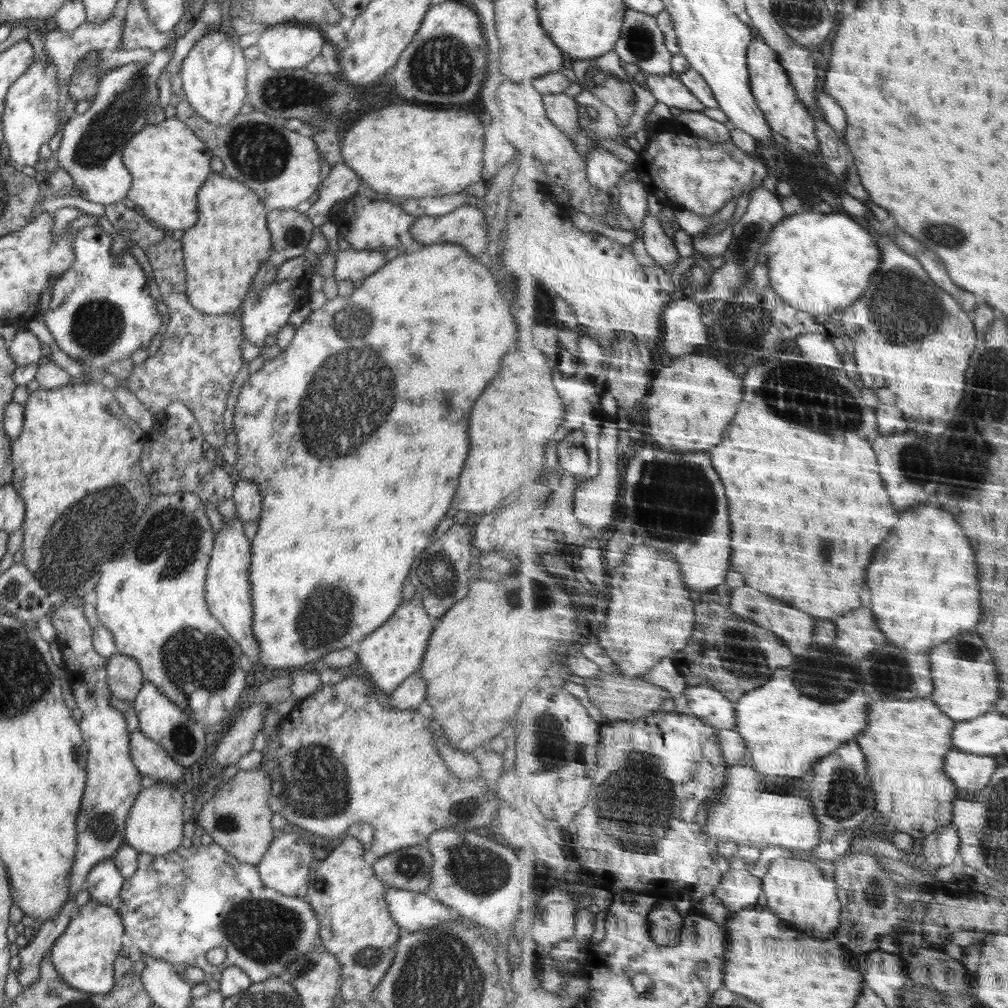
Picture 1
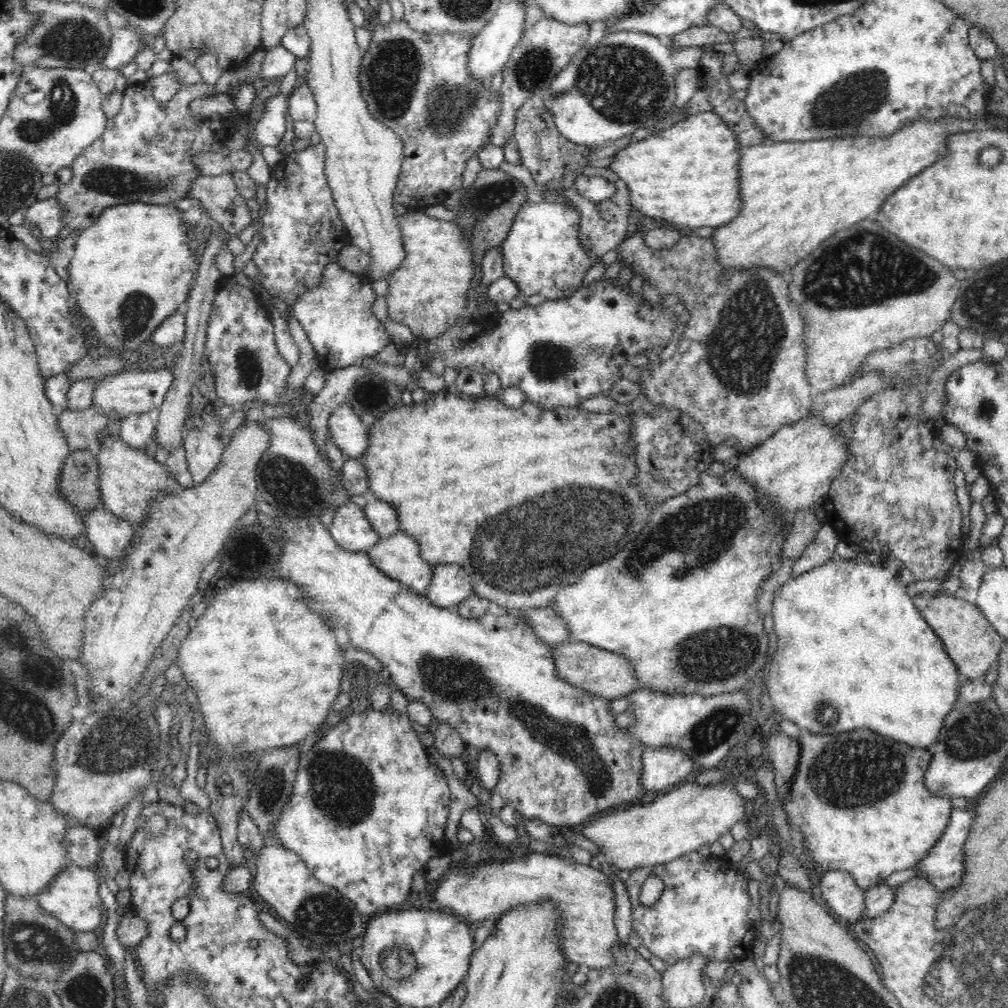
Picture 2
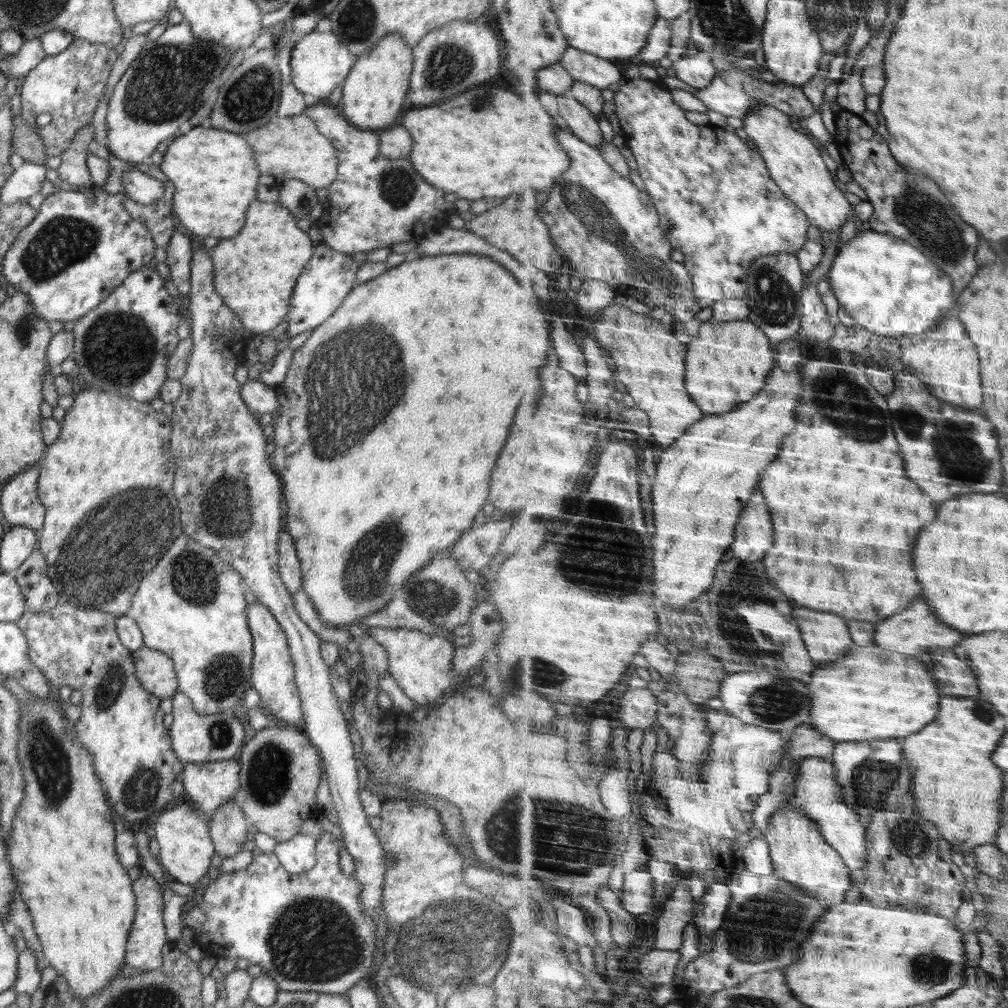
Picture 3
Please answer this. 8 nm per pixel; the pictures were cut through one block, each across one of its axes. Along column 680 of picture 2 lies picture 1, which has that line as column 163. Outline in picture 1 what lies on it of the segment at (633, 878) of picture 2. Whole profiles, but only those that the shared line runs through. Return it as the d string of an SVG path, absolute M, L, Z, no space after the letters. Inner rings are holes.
M194 843L191 847L180 846L173 853L165 854L164 856L156 856L150 853L138 853L137 869L132 876L124 879L122 888L115 902L117 911L120 913L125 934L130 936L133 948L140 950L142 953L158 957L159 959L175 965L190 965L201 968L205 973L222 972L229 966L241 968L250 978L253 983L262 982L268 977L282 977L285 968L300 955L315 951L316 949L323 950L321 939L319 938L319 920L316 918L316 913L303 898L296 898L285 894L280 894L276 890L268 888L262 881L257 869L257 865L246 864L236 860L229 852L226 852L222 846L212 843L204 846L201 843ZM212 948L226 948L228 950L226 959L219 965L211 964L206 960L206 953Z

